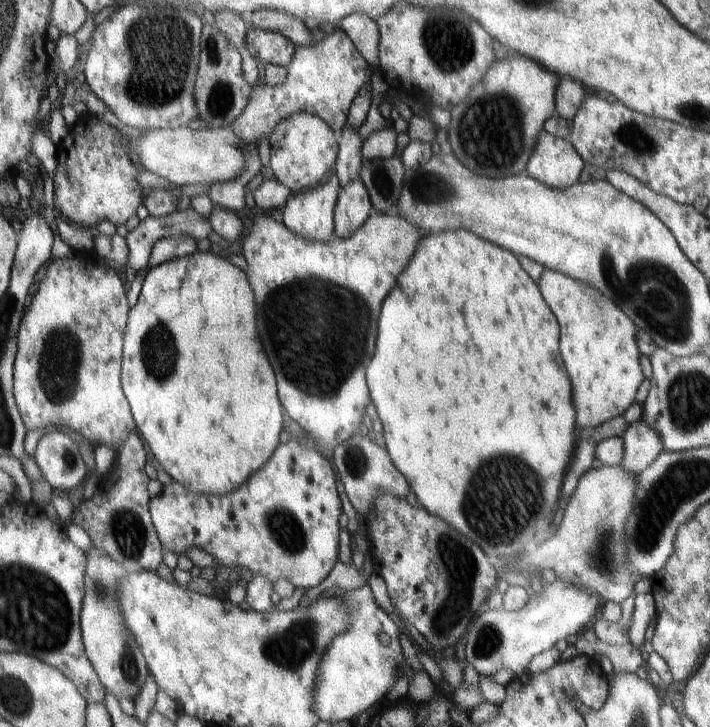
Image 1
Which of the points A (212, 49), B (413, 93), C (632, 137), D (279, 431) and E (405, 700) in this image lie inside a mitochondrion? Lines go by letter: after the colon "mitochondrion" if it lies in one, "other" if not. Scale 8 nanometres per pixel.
A: mitochondrion
B: other
C: mitochondrion
D: other
E: other

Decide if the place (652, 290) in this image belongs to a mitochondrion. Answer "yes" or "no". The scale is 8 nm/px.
yes

